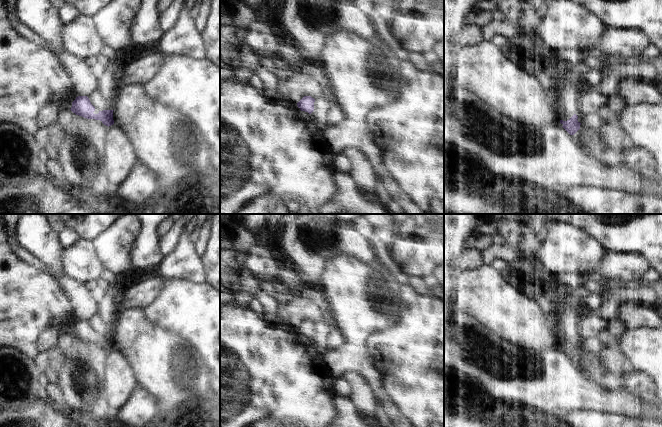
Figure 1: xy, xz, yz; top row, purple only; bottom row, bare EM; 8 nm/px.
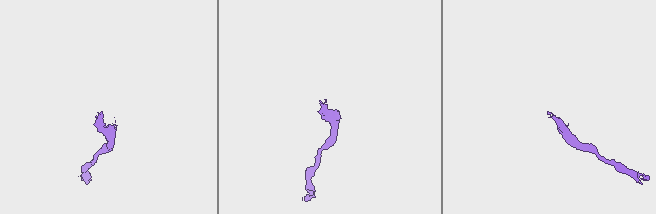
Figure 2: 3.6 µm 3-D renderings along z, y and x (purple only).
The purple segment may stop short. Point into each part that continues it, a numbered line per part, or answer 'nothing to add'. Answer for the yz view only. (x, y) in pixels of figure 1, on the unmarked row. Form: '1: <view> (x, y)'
1: yz (568, 320).

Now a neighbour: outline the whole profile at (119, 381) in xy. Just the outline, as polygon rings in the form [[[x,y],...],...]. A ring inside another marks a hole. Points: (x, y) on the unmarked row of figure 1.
[[[115,348],[108,351],[104,372],[107,405],[118,410],[137,385],[134,373],[125,357]]]

